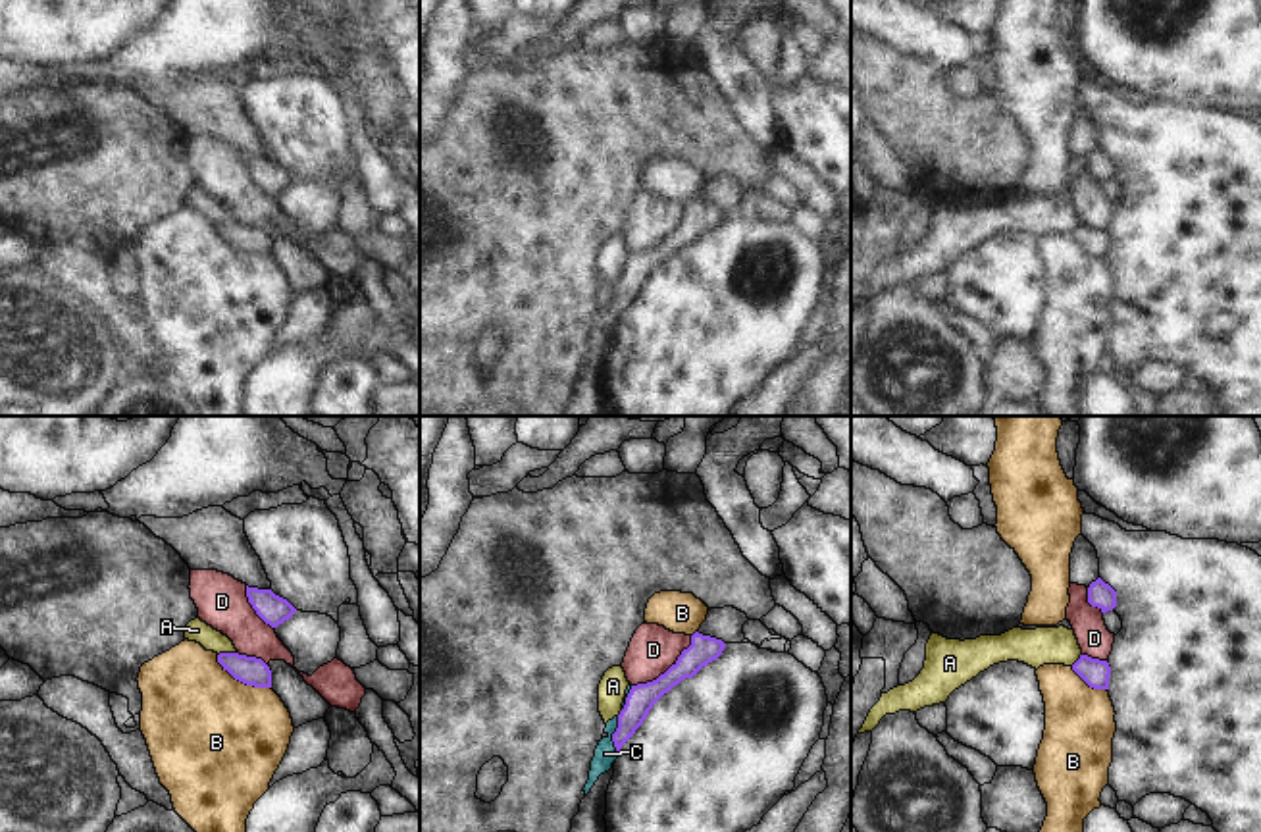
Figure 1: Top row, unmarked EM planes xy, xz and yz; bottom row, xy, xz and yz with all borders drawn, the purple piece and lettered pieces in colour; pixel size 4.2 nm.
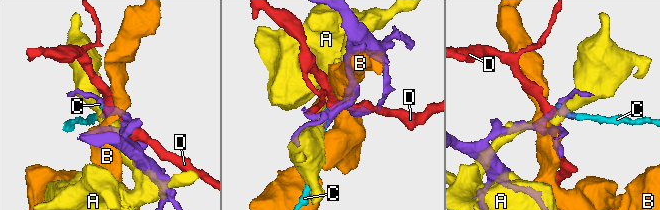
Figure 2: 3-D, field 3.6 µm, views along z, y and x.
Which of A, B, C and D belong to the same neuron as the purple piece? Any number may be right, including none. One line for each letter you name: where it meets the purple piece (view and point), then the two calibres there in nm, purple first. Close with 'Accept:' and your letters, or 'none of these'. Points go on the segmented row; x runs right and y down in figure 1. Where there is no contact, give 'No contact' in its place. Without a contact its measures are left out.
C: Touches purple at xz (613, 734). Thickness 120 nm (purple) against 90 nm
Accept: C

